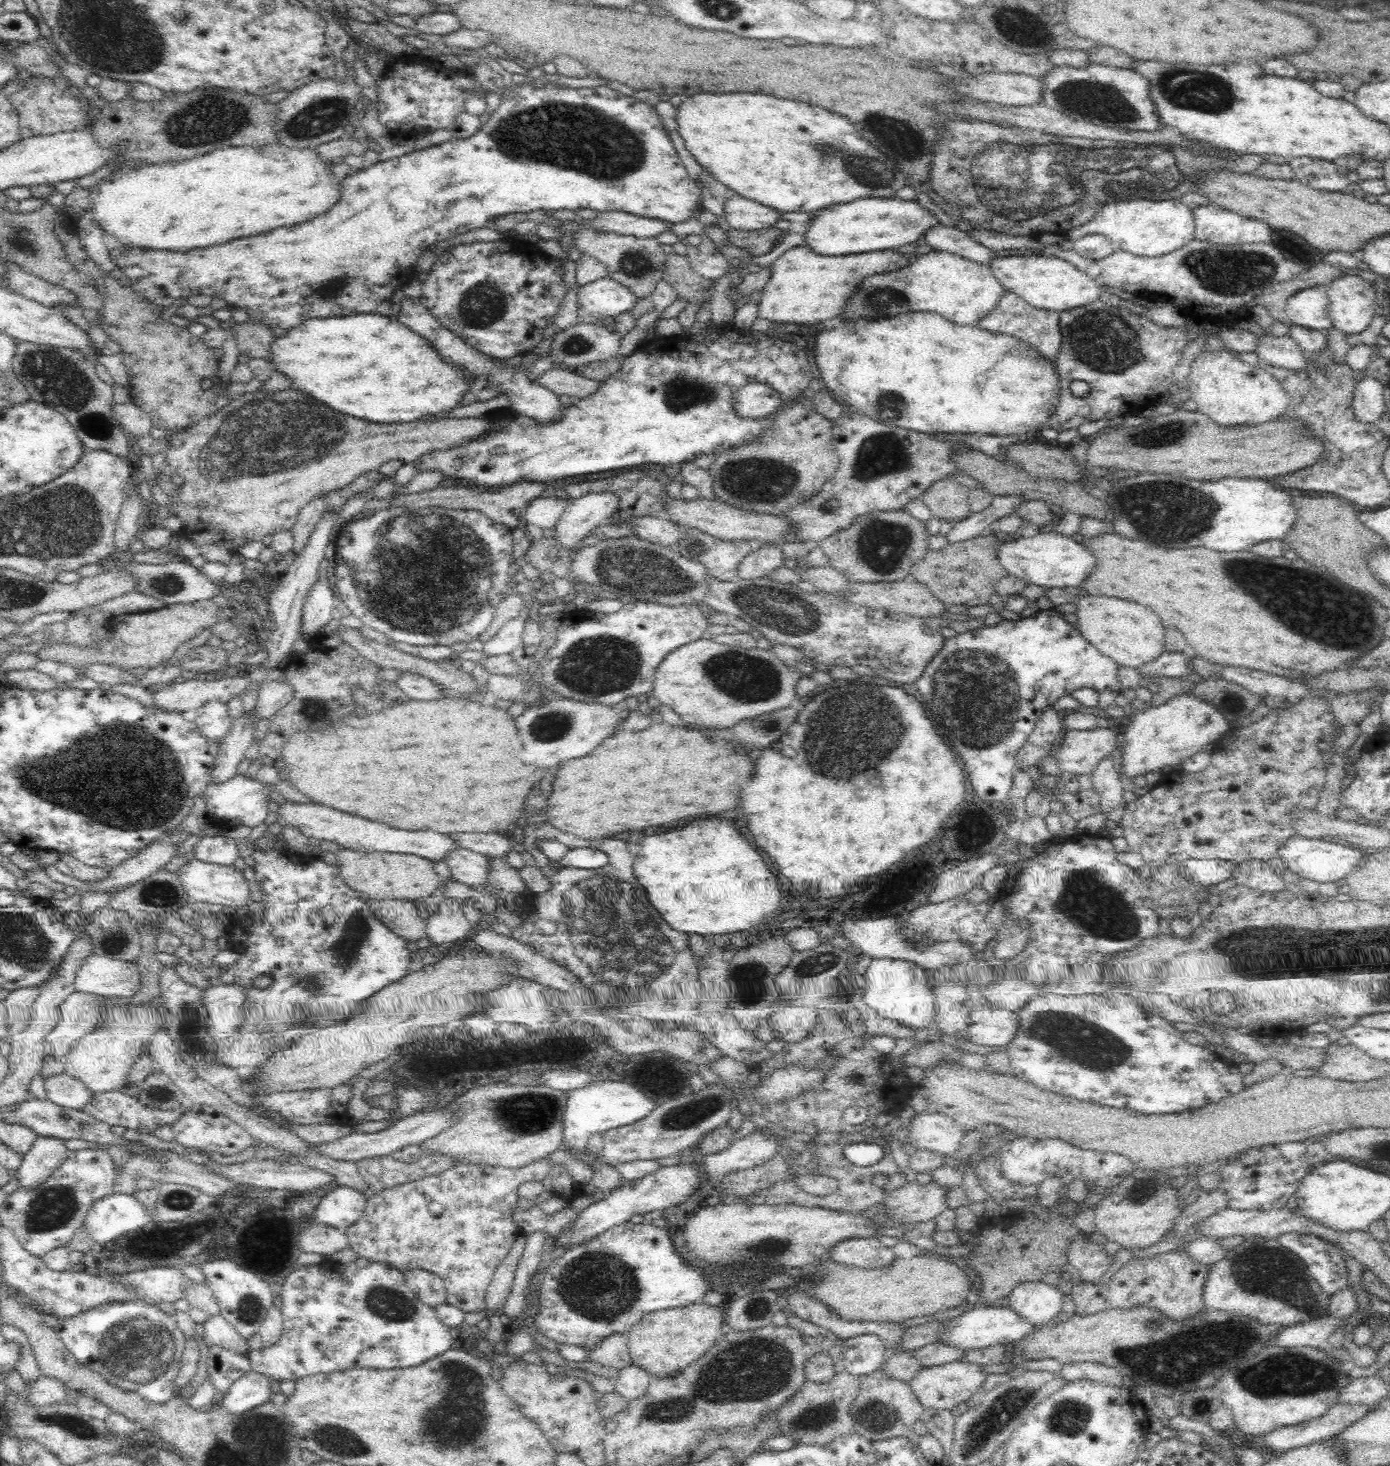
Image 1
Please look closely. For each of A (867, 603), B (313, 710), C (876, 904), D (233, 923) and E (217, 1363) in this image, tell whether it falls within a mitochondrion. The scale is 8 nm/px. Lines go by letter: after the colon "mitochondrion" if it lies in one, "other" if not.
A: other
B: mitochondrion
C: other
D: other
E: other

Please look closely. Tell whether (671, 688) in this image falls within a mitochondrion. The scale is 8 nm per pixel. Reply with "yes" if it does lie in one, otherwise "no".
no

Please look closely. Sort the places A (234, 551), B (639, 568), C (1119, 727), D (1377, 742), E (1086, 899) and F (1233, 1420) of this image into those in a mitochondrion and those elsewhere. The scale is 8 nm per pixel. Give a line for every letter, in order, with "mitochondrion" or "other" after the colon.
A: other
B: mitochondrion
C: other
D: other
E: mitochondrion
F: other

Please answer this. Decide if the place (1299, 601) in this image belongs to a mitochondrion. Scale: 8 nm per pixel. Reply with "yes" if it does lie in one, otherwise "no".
yes

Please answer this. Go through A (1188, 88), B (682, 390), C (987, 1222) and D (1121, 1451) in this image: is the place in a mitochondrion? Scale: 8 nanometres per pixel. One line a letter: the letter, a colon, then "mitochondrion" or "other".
A: mitochondrion
B: mitochondrion
C: other
D: other

